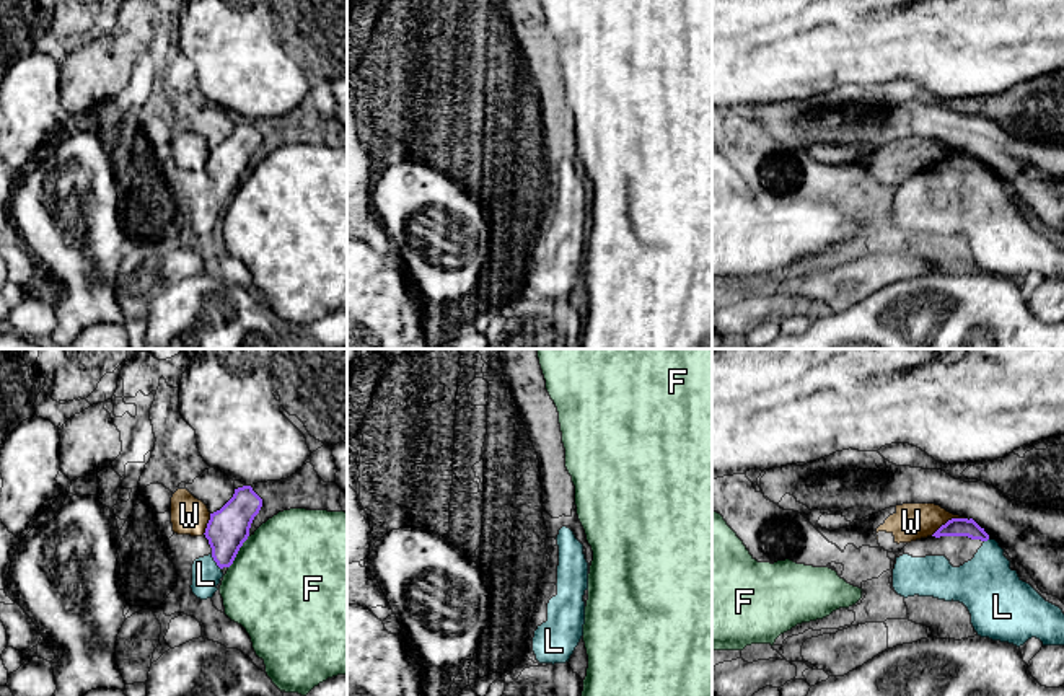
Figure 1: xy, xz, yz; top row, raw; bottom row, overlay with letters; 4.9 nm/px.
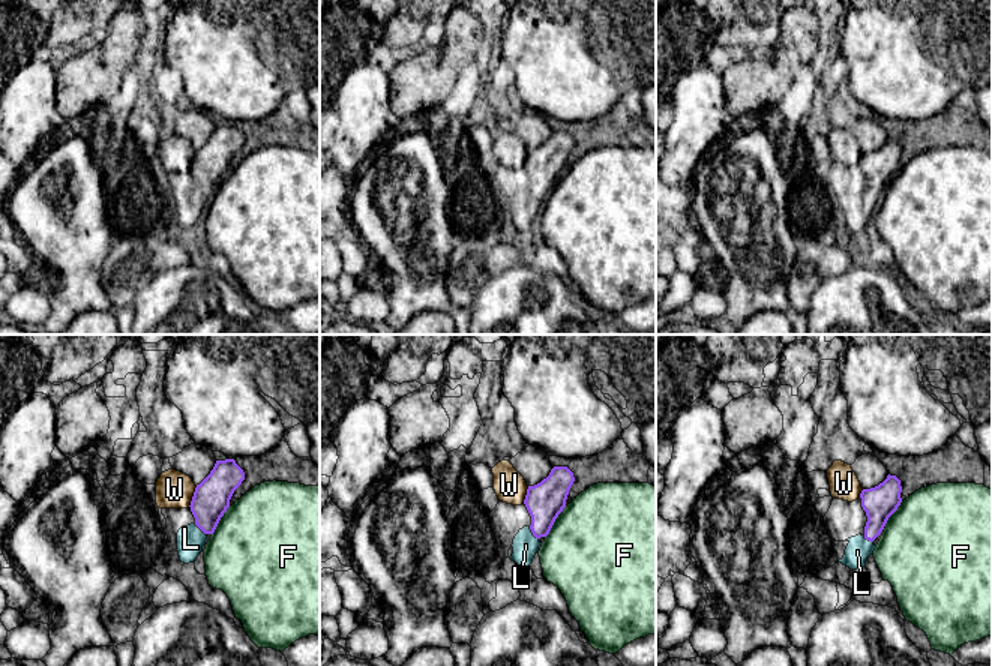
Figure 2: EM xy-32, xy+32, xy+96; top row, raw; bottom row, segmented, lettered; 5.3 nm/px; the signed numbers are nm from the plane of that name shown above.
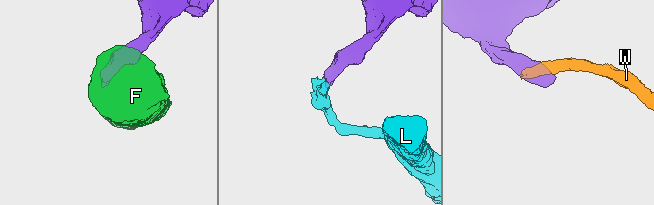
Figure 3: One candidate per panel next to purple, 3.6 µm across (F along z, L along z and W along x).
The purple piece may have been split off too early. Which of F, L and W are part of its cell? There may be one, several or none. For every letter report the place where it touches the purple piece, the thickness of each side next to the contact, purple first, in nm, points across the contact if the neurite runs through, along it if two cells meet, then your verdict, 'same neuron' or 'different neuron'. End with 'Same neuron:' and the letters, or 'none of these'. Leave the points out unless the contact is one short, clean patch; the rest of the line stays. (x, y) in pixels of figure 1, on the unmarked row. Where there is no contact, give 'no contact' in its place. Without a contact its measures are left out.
F: meets purple in xy at (238, 185); 200 nm thick on the purple side, 500 nm on the other; different neuron
L: meets purple in xy at (215, 196); 200 nm thick on the purple side, 140 nm on the other; runs through xy (227, 165), (224, 188), (215, 196), (206, 209); same neuron
W: meets purple in yz at (949, 155); 100 nm thick on the purple side, 180 nm on the other; border along yz (963, 152), (947, 155), (931, 170); different neuron
Same neuron: L

